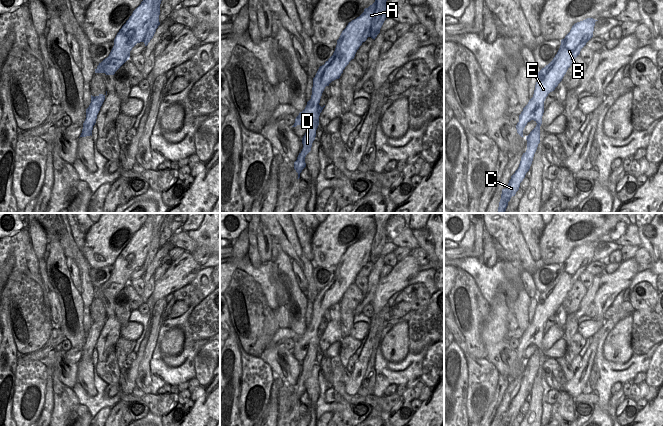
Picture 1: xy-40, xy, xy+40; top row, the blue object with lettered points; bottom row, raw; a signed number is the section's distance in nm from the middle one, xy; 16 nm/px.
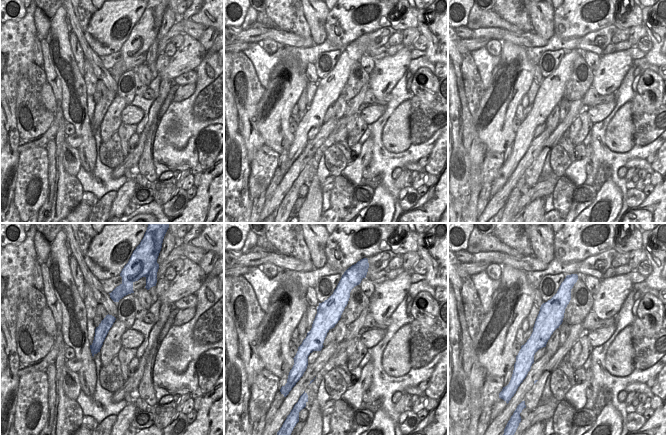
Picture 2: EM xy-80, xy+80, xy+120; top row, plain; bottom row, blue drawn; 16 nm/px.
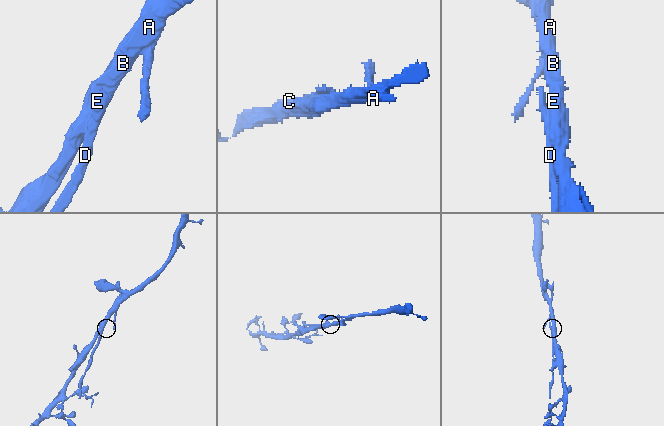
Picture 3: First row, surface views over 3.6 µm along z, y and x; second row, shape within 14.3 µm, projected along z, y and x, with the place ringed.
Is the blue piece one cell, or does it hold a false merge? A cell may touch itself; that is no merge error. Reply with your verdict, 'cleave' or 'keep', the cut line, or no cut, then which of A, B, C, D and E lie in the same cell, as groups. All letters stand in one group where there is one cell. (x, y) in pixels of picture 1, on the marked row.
cleave; cut in xy along (318, 104), (318, 112), (313, 114), (308, 122); A B E / C D

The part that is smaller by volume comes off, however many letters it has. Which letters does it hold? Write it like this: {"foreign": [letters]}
{"foreign": ["C", "D"]}

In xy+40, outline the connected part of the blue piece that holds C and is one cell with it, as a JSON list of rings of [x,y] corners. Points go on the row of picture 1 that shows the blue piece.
[[[538,120],[534,121],[537,123],[536,127],[530,132],[528,136],[526,136],[527,150],[525,153],[523,153],[519,167],[511,176],[507,187],[502,189],[498,213],[505,213],[508,202],[510,201],[511,197],[515,196],[516,192],[519,190],[520,183],[525,178],[525,175],[529,171],[532,164],[534,154],[537,150],[538,144],[540,143],[540,126],[542,124],[542,120],[540,122]]]

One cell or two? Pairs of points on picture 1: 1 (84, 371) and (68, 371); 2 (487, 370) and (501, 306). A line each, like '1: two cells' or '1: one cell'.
1: two cells
2: two cells

